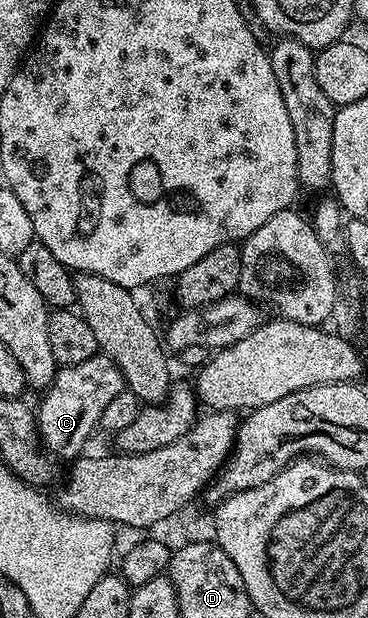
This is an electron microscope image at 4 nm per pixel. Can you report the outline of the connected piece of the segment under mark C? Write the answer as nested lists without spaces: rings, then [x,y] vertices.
[[[104,353],[91,356],[74,367],[61,367],[54,374],[52,383],[44,388],[41,404],[36,404],[37,429],[44,450],[50,456],[82,454],[85,442],[98,430],[103,409],[114,397],[126,390],[125,378],[112,359]]]

